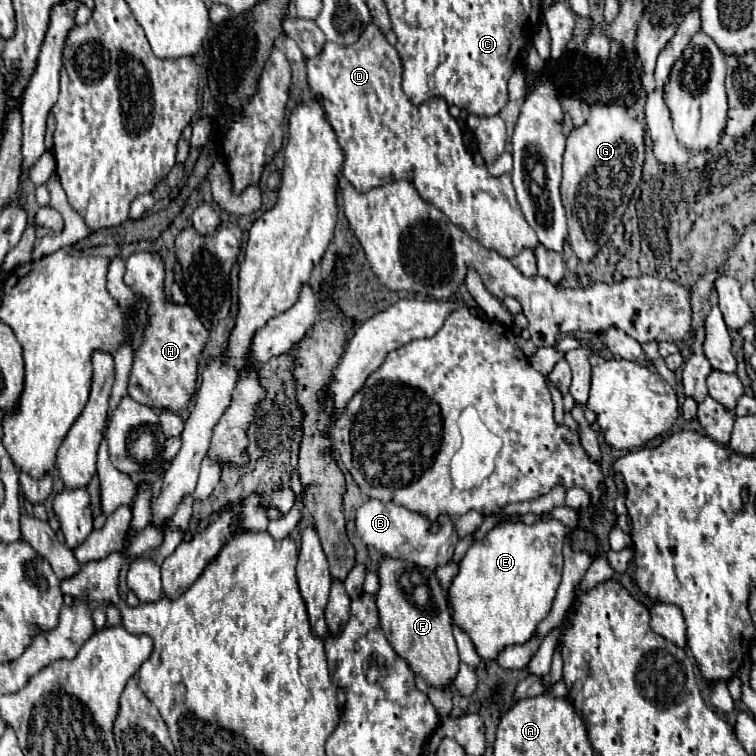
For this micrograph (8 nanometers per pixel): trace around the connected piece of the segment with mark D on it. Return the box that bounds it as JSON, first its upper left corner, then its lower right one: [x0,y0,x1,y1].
[306,24,538,258]

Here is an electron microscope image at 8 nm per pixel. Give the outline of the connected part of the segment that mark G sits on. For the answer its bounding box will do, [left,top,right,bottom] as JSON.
[562,104,644,262]

